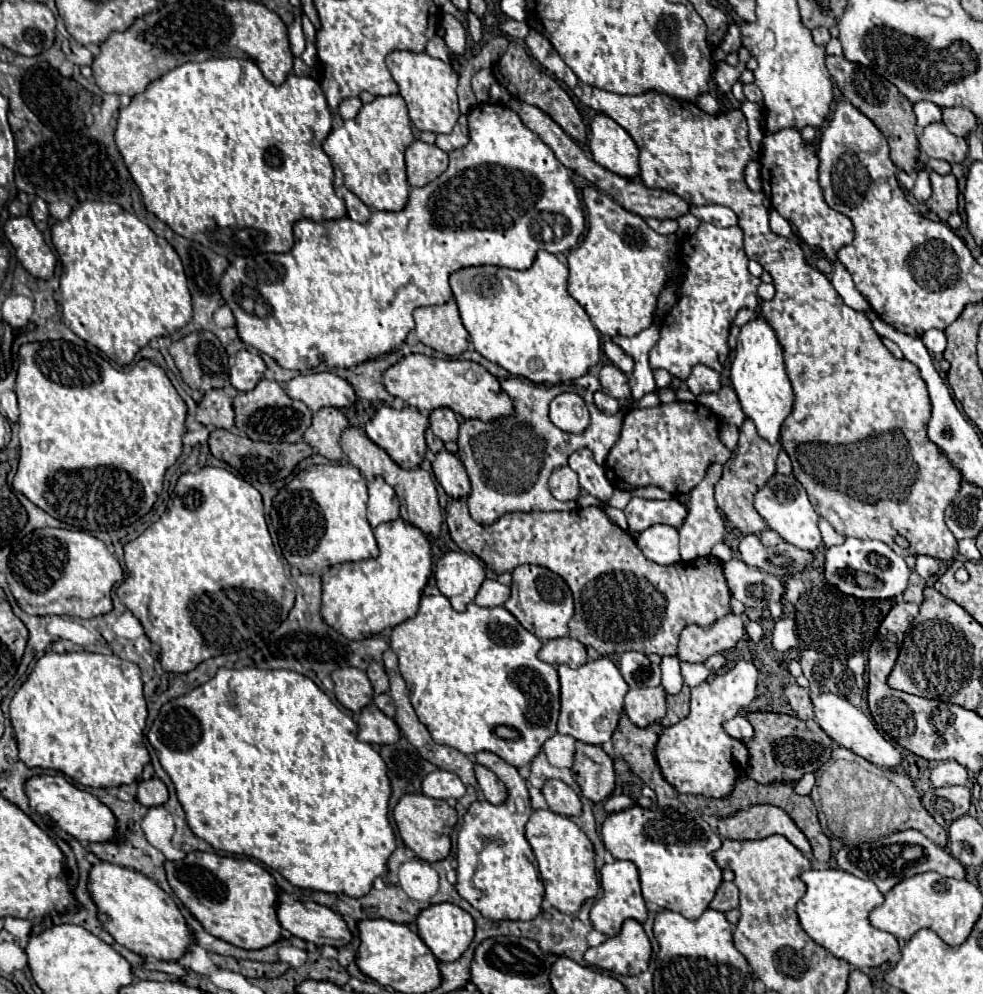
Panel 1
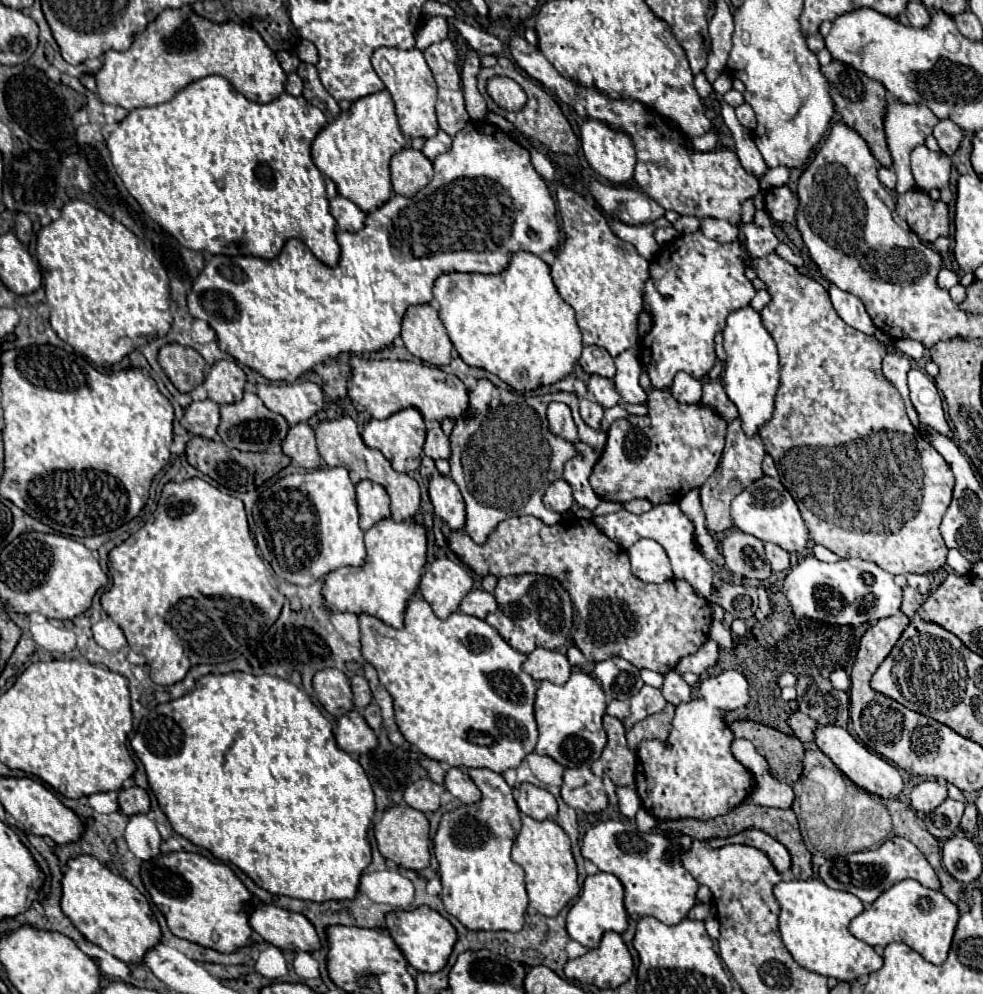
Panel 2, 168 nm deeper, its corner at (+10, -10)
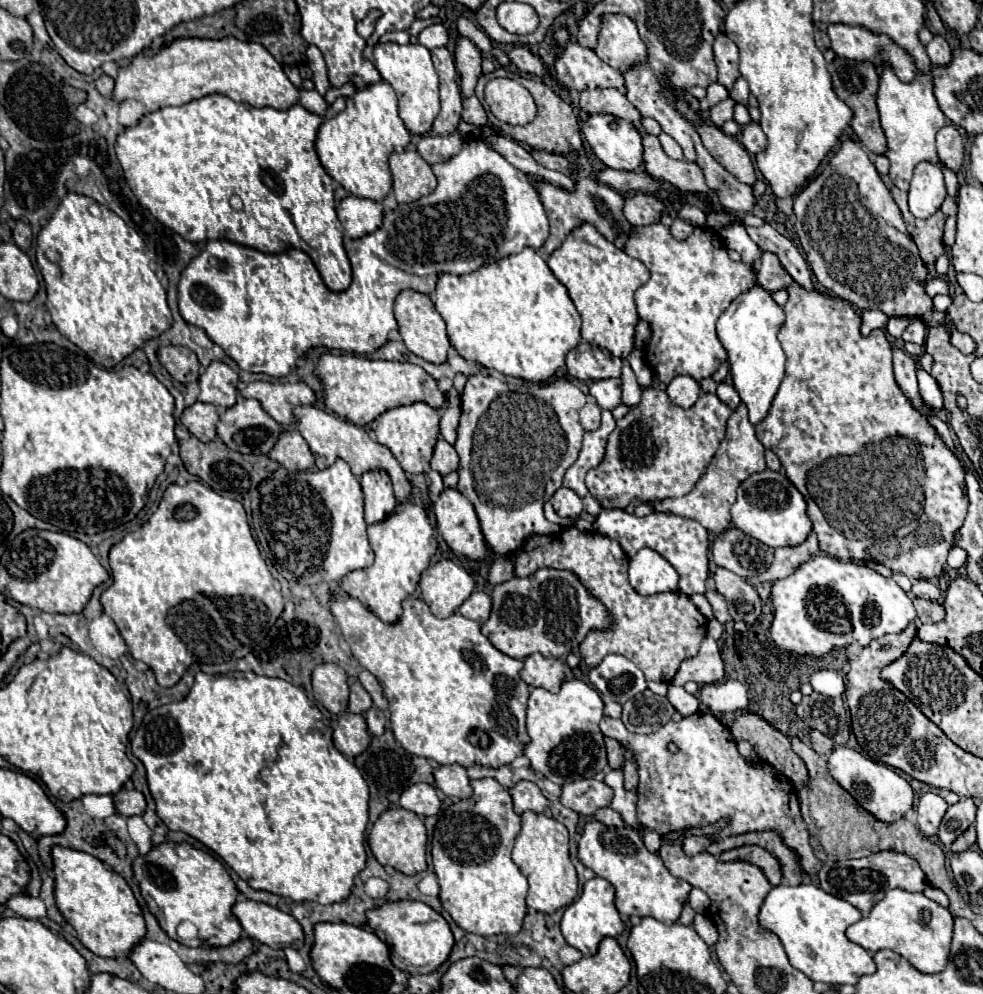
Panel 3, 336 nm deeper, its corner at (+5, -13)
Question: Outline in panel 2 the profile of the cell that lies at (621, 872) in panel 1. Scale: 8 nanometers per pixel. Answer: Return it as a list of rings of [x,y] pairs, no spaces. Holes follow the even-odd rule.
[[[611,873],[589,875],[583,883],[583,891],[581,891],[577,903],[569,909],[569,915],[567,915],[569,937],[579,941],[585,949],[595,949],[601,943],[601,937],[605,931],[623,933],[629,925],[623,895],[625,895],[623,885],[615,875],[611,875]]]

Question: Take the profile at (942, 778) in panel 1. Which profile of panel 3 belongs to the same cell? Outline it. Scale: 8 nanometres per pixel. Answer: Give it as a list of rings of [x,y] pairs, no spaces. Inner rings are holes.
[[[928,792],[920,798],[916,812],[918,812],[918,828],[924,836],[928,836],[928,838],[936,836],[942,816],[946,814],[946,808],[948,808],[948,804],[934,792]]]

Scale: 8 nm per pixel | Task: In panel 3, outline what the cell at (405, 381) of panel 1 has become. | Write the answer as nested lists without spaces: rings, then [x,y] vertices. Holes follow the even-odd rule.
[[[322,354],[316,362],[314,374],[318,376],[324,390],[324,404],[334,414],[354,422],[356,426],[366,426],[376,420],[382,412],[414,402],[426,402],[434,408],[444,404],[444,394],[436,386],[436,380],[426,374],[420,366],[410,362],[388,362],[372,360],[354,354]]]

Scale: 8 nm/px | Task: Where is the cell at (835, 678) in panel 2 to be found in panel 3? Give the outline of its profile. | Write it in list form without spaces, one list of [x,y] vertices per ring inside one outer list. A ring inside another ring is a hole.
[[[820,670],[816,674],[812,674],[810,678],[812,688],[822,694],[822,696],[842,696],[844,694],[844,678],[840,676],[840,672],[834,670]]]

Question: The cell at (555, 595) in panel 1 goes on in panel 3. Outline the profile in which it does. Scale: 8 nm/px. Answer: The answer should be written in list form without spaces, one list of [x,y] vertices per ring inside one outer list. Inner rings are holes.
[[[542,568],[526,578],[512,578],[494,586],[492,612],[482,624],[482,634],[502,654],[516,660],[540,652],[546,658],[562,658],[576,652],[580,642],[592,630],[608,630],[612,616],[606,606],[594,598],[584,584],[568,570]]]

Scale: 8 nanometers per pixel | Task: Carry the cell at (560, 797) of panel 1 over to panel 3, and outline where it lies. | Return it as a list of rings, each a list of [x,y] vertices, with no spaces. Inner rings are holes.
[[[522,780],[522,782],[514,784],[510,788],[510,796],[512,796],[512,802],[514,802],[516,814],[522,814],[526,810],[542,814],[542,812],[548,810],[548,800],[544,798],[544,794],[540,792],[540,788],[534,782]]]

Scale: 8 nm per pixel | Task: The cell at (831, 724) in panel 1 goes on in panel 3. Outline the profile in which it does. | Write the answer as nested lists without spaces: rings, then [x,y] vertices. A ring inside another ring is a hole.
[[[836,746],[832,750],[832,754],[828,756],[828,772],[866,812],[870,812],[880,822],[896,822],[912,808],[914,792],[900,774],[896,774],[888,766],[876,764],[870,758],[864,758],[848,746]]]

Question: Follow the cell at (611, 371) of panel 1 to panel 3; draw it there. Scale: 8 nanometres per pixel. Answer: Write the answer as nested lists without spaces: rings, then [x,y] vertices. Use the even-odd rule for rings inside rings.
[[[618,378],[596,380],[590,384],[590,394],[596,398],[602,410],[612,410],[622,402],[620,400],[620,380]]]

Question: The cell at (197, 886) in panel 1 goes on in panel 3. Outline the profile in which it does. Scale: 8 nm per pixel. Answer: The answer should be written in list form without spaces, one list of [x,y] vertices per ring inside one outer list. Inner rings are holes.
[[[164,842],[152,846],[148,854],[138,856],[132,862],[132,870],[148,910],[156,916],[160,928],[170,938],[180,940],[176,928],[184,920],[190,920],[198,928],[198,940],[204,944],[214,936],[214,946],[228,946],[242,936],[240,922],[232,916],[232,904],[236,902],[238,890],[226,868],[208,852],[186,842]]]

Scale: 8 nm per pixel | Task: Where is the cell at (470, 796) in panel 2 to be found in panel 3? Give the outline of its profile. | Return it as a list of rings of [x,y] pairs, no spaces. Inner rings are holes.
[[[450,764],[450,766],[438,766],[432,770],[436,788],[440,788],[446,796],[456,796],[456,798],[468,798],[472,794],[470,788],[470,778],[466,774],[466,768],[460,764]]]

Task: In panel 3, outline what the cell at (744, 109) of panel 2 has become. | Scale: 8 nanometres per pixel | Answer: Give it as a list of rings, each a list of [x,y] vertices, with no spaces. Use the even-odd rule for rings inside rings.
[[[750,122],[748,126],[742,128],[740,142],[742,142],[742,146],[744,146],[750,154],[758,154],[758,152],[766,150],[766,144],[768,144],[768,142],[766,142],[766,136],[764,136],[764,132],[762,132],[762,128],[760,128],[760,124],[754,124],[754,122]]]

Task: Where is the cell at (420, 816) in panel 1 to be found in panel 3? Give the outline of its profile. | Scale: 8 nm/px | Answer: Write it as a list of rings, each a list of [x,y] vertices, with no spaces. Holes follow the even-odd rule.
[[[390,808],[382,812],[368,834],[368,846],[374,858],[382,866],[394,866],[402,874],[420,874],[426,870],[426,840],[424,822],[414,812],[404,808]]]

